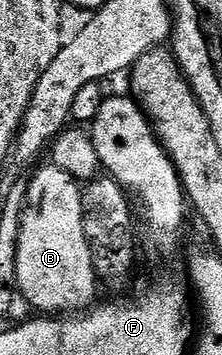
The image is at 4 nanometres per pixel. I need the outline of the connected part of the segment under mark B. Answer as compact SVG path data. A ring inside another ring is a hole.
M47 164L44 170L29 178L17 244L16 284L22 300L24 298L35 312L70 316L86 311L96 301L97 277L85 236L83 193L76 178L58 170L54 164Z

